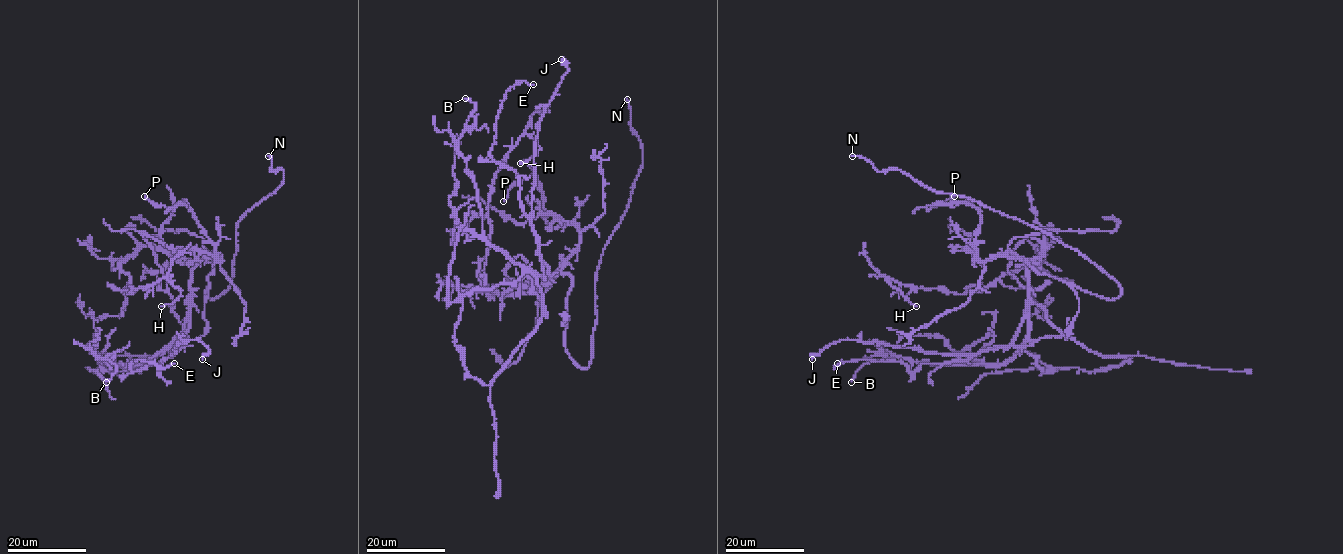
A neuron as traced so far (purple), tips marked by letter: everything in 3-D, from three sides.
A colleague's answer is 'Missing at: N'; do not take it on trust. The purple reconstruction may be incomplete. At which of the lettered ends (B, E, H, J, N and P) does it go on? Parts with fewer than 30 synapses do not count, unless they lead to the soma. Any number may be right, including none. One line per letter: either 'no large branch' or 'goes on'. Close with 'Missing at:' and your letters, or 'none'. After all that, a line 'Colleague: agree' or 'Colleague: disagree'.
B: no large branch
E: no large branch
H: no large branch
J: no large branch
N: goes on
P: no large branch
Missing at: N
Colleague: agree

